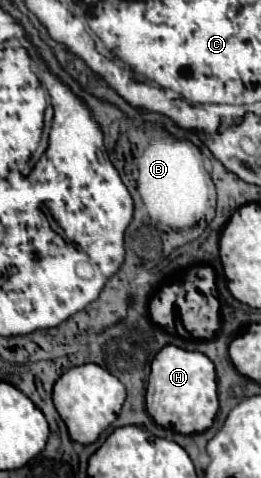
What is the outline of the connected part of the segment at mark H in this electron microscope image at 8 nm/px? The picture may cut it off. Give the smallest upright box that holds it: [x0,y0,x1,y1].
[146,346,218,434]

